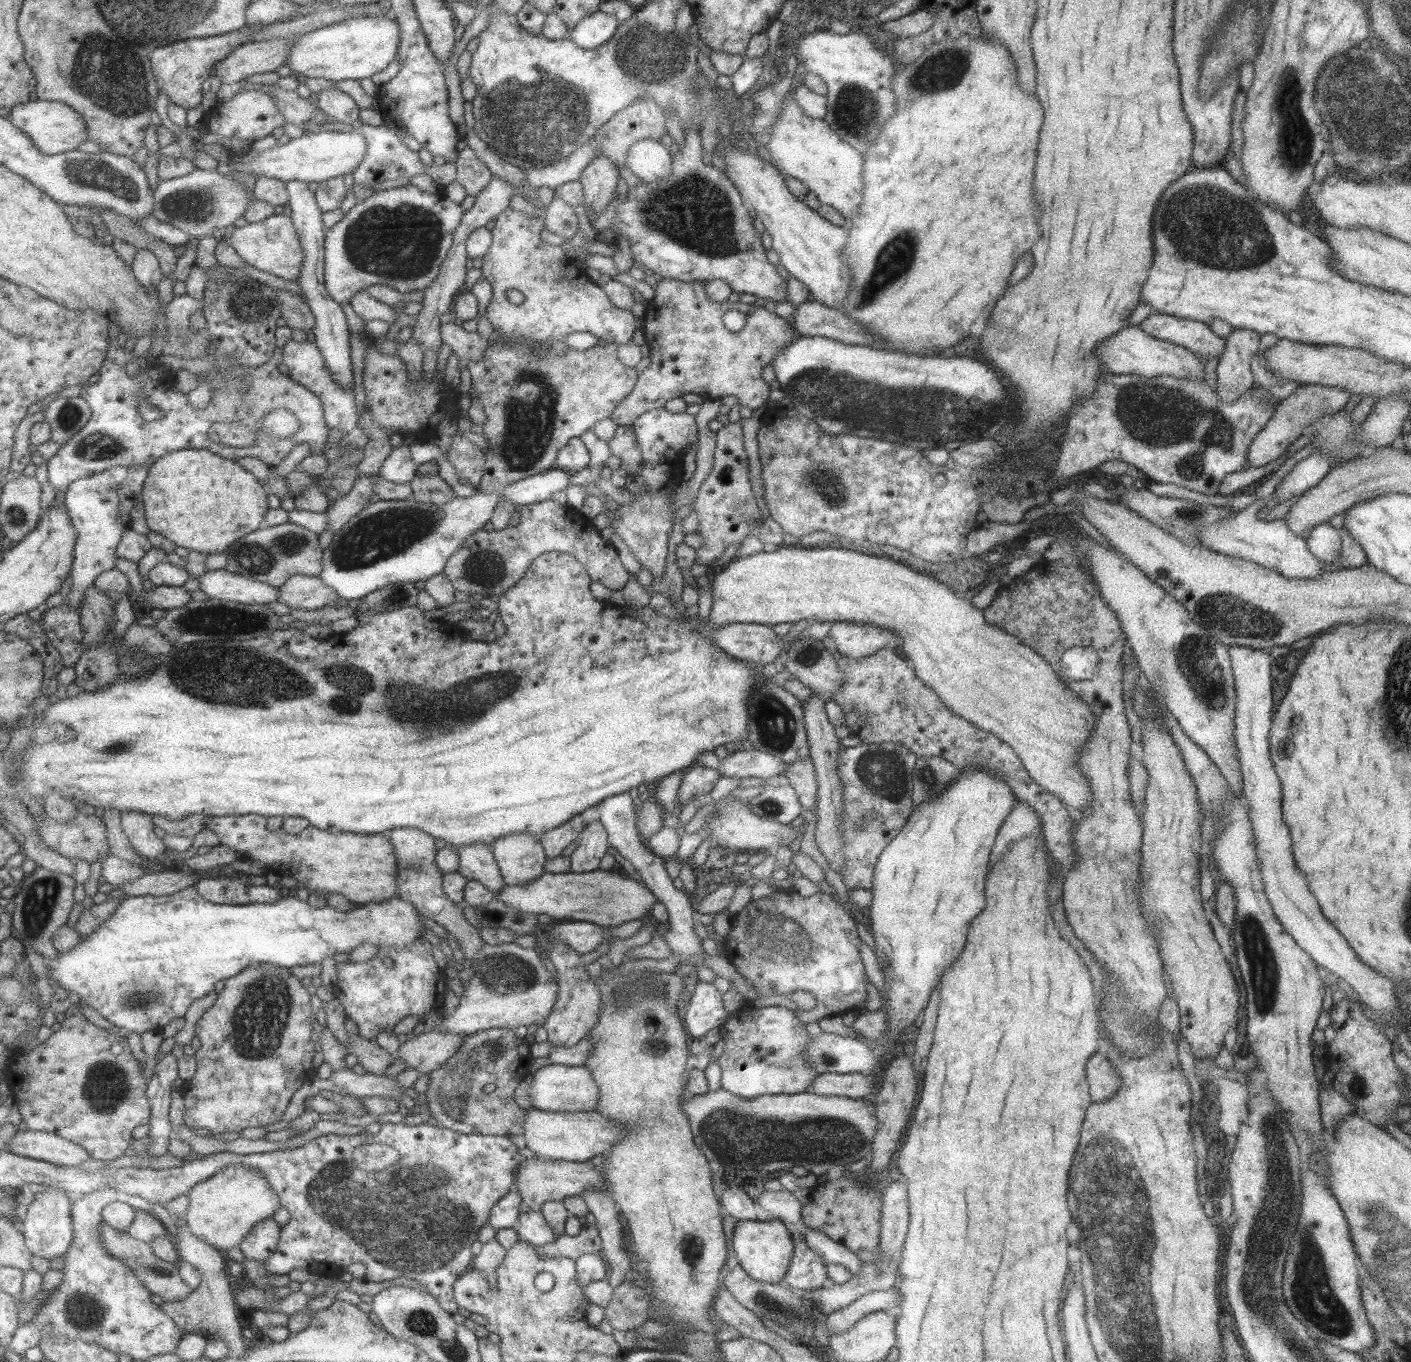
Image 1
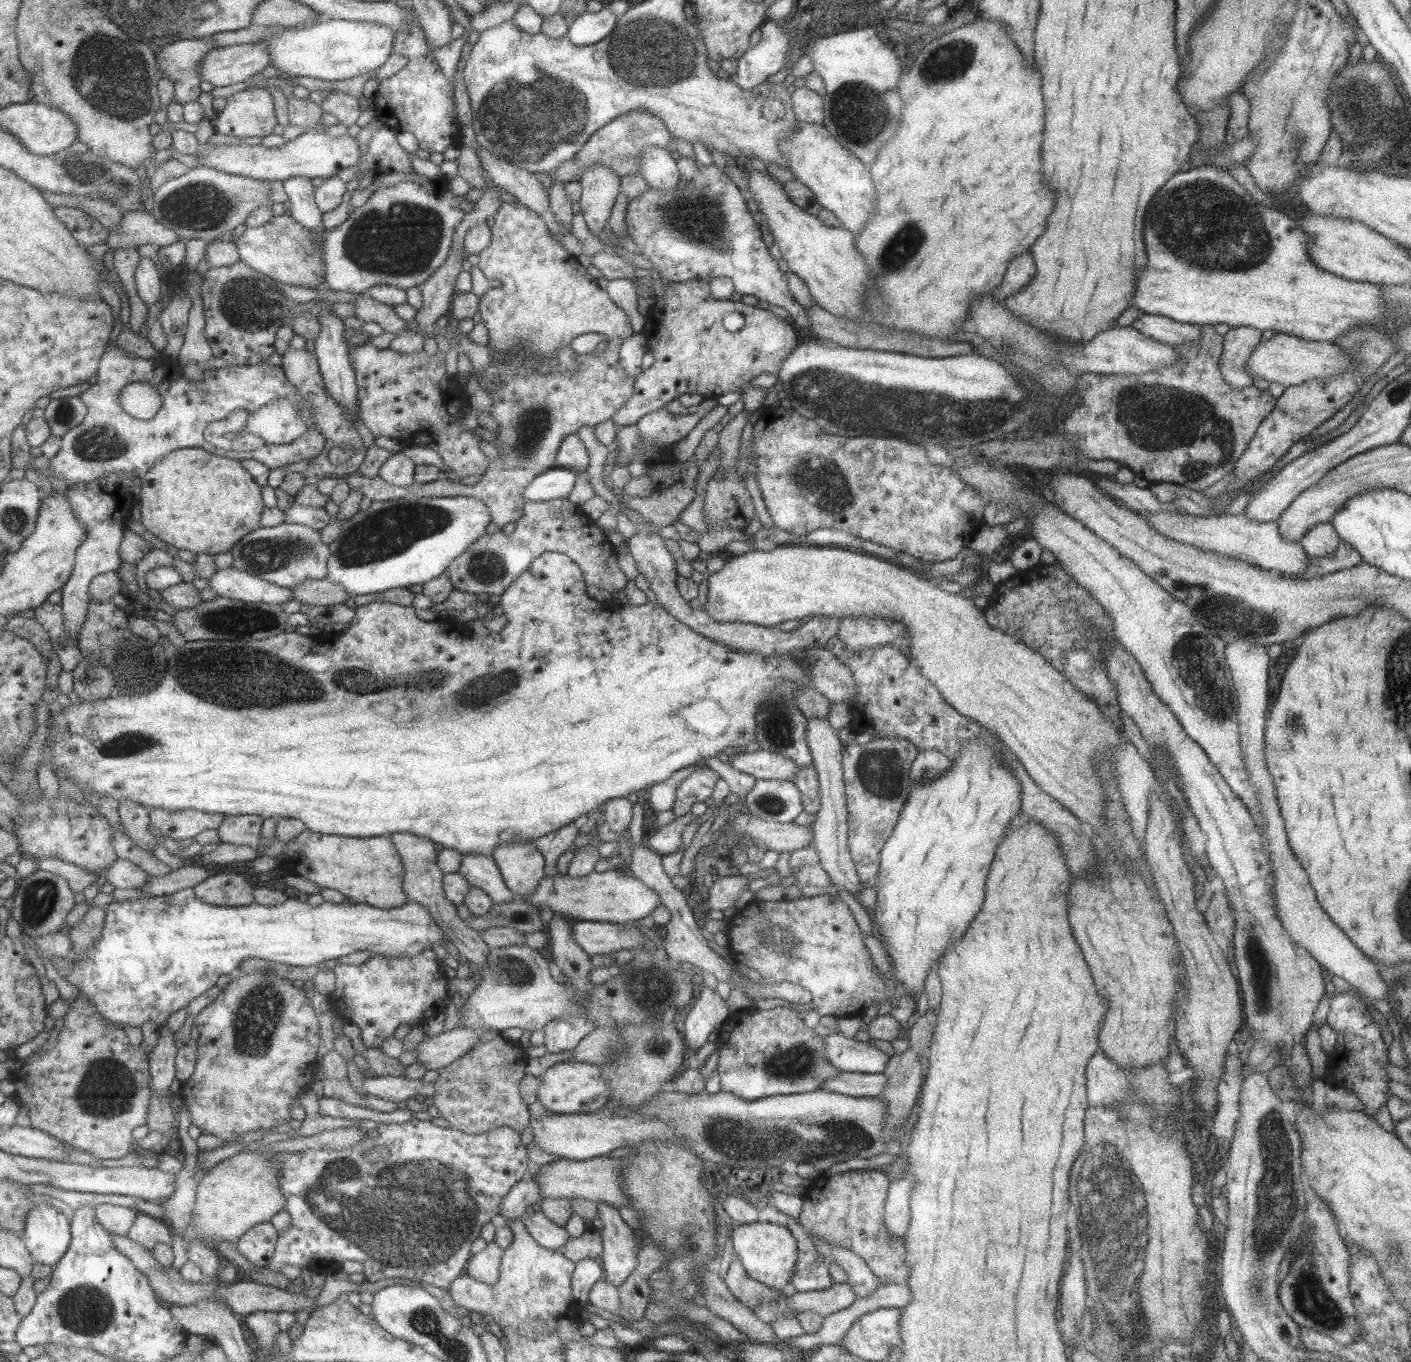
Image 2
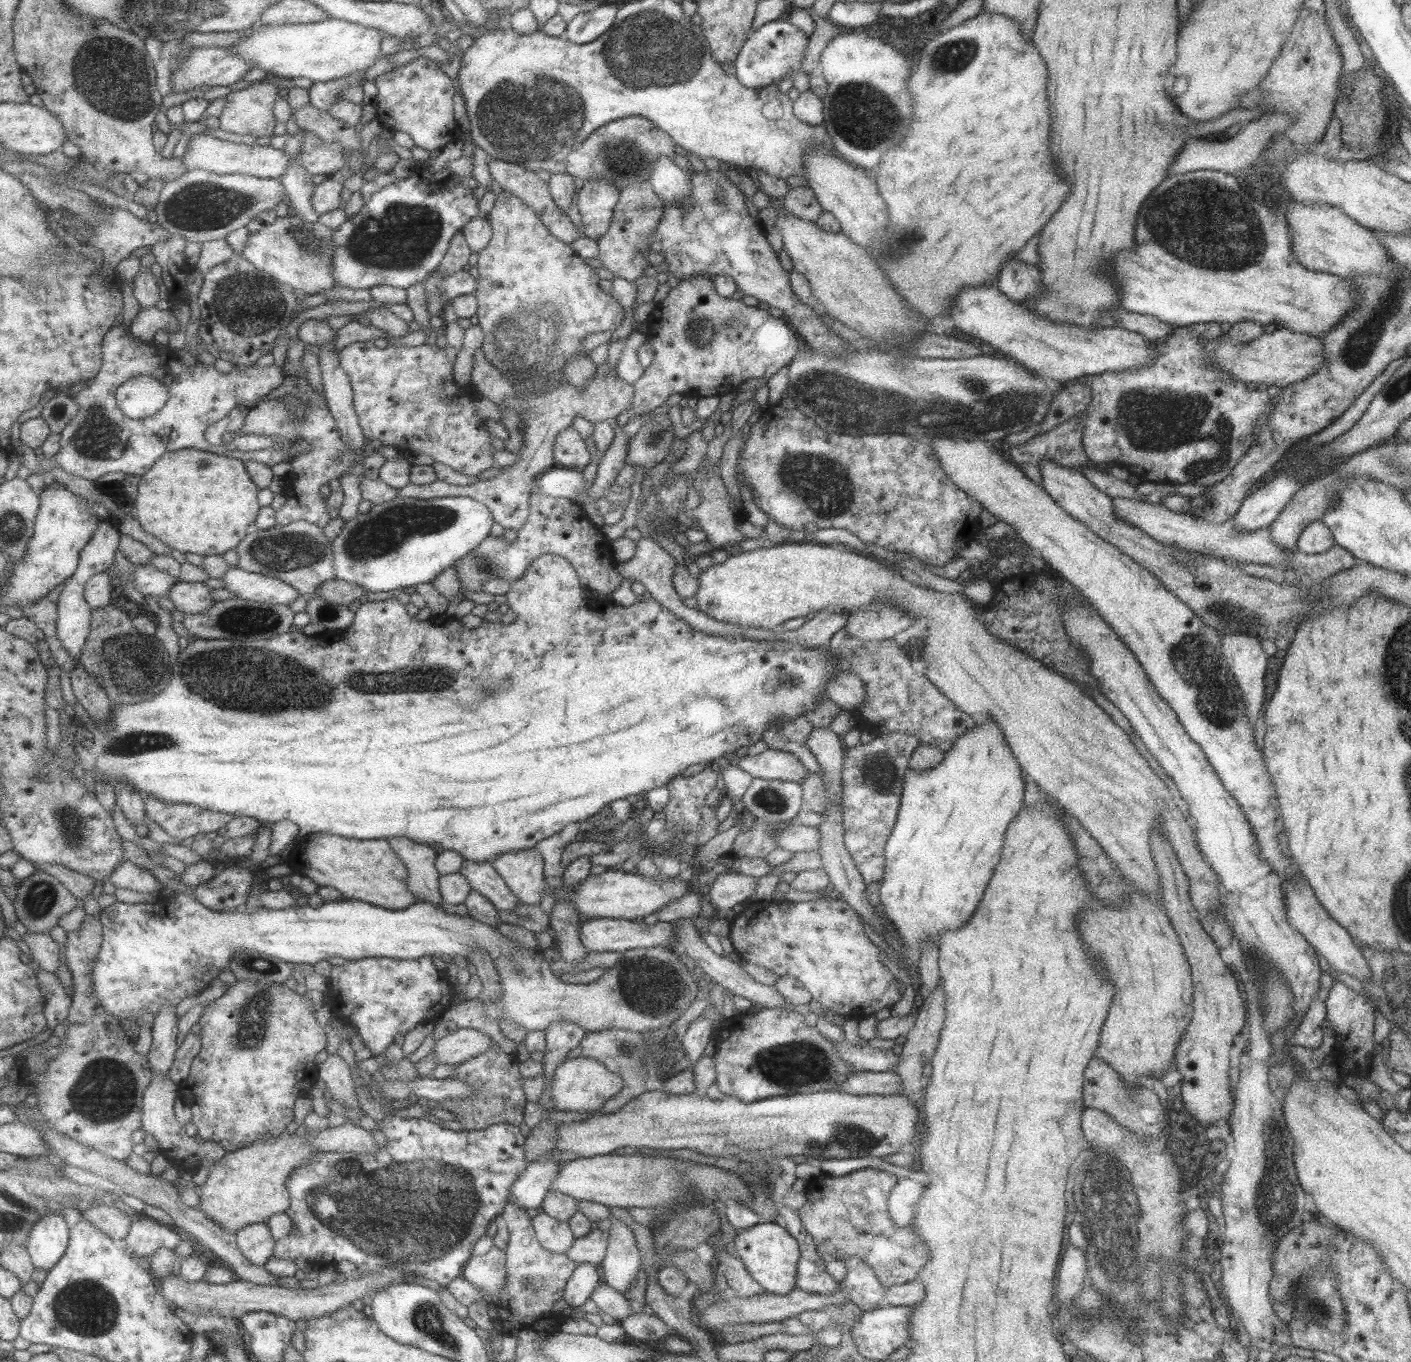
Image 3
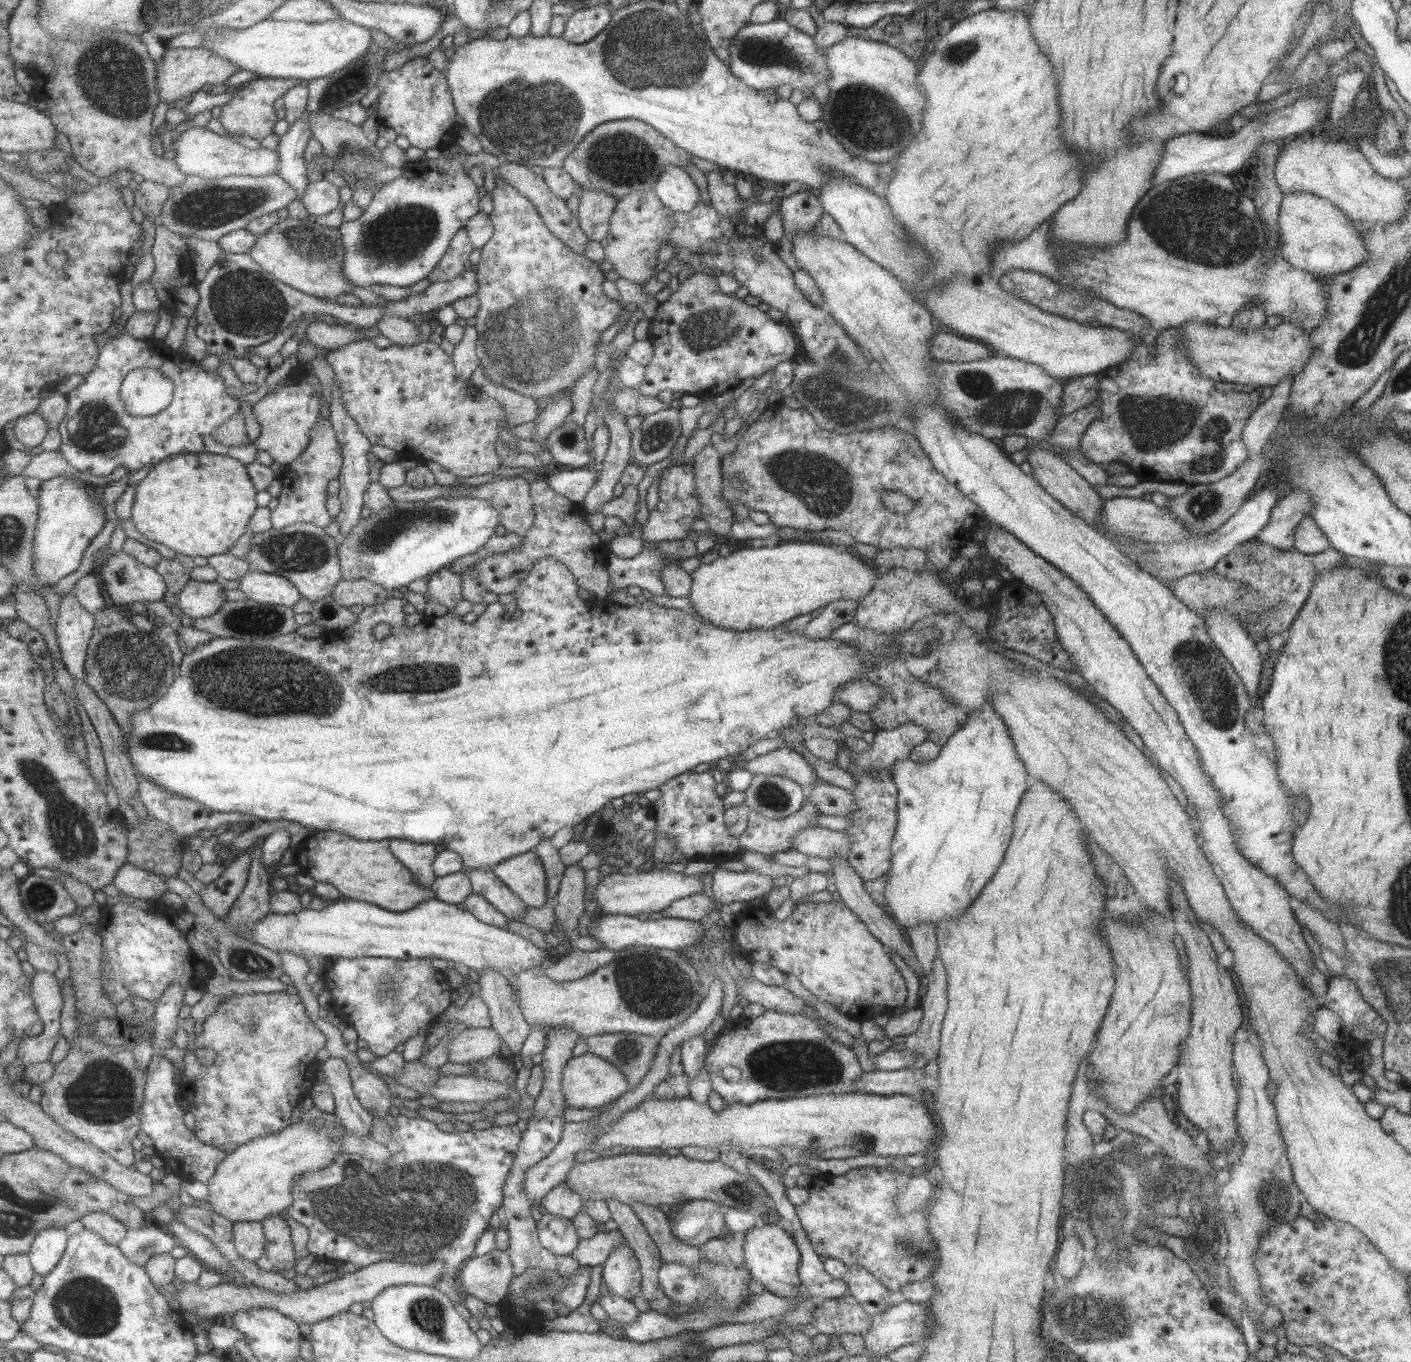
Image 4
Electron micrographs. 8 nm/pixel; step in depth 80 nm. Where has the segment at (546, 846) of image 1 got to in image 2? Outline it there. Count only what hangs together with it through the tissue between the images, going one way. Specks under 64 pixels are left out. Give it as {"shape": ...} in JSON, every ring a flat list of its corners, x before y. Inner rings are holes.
{"shape":[[569,823,555,832,550,832,537,840,534,840,536,849,541,853,544,858,544,877,553,877,558,874,555,870,555,864,558,863,558,858,571,846,571,842,575,840,575,836,583,832,573,827]]}

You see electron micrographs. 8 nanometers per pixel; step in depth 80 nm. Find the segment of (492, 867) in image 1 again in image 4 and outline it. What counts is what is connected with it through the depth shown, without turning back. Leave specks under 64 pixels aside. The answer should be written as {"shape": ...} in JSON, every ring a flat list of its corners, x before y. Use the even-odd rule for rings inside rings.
{"shape":[[489,869,464,870,473,894,479,894,508,920,519,918,526,911,526,904,509,891]]}

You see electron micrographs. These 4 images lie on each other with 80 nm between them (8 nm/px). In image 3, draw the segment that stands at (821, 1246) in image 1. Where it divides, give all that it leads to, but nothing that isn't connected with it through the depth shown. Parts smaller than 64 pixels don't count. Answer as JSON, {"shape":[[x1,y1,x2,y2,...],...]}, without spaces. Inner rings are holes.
{"shape":[[848,1257,841,1261,846,1266,846,1280,842,1291,848,1300,864,1312,884,1305,885,1288,879,1284,871,1268,856,1257]]}

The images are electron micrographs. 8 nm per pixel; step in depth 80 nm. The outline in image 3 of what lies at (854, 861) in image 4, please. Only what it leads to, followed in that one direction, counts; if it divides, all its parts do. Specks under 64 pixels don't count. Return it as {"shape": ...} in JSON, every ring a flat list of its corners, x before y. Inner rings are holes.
{"shape":[[889,733,879,734,869,744,860,744,844,751,840,795,843,844,866,886,883,877,885,842,896,821,902,782,911,754,918,745,919,739,911,734]]}

